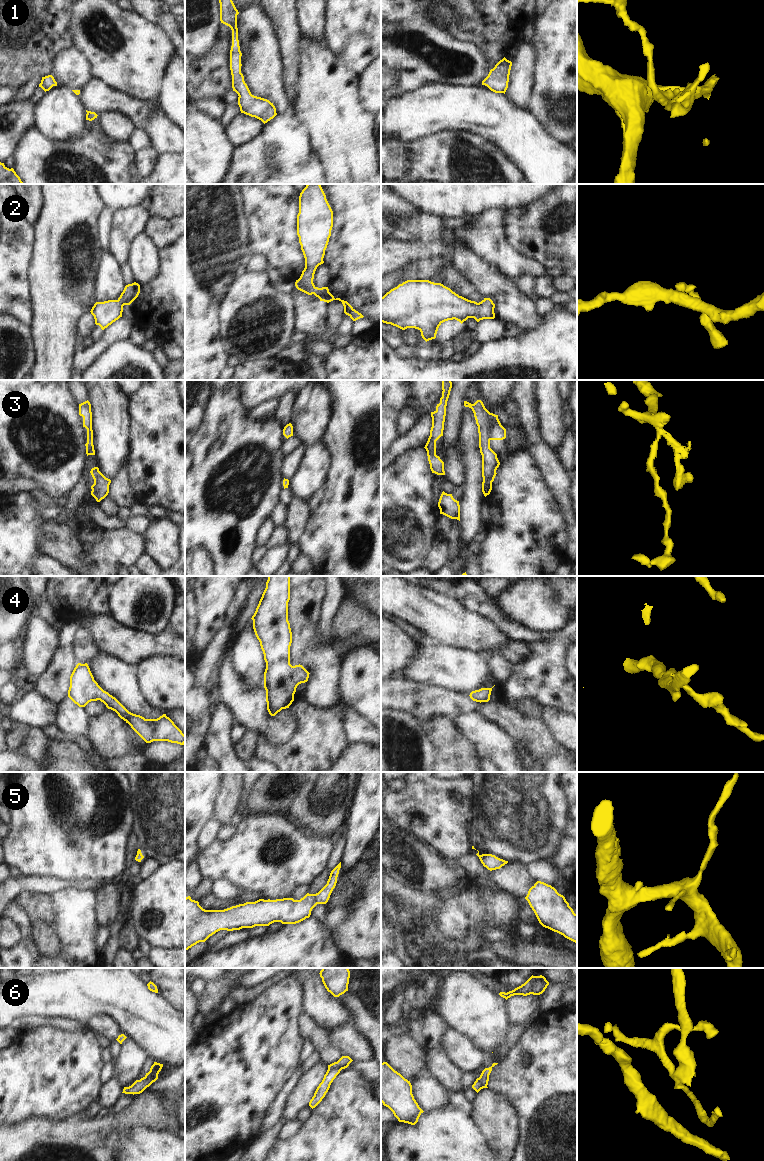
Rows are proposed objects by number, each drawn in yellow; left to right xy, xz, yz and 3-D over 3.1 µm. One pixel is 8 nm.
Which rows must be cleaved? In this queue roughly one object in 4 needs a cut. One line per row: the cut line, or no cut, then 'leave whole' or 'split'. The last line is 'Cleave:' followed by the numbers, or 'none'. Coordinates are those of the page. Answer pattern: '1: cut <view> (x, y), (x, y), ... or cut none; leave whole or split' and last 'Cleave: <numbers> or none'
1: cut none; leave whole
2: cut none; leave whole
3: cut none; leave whole
4: cut none; leave whole
5: cut none; leave whole
6: cut none; leave whole
Cleave: none

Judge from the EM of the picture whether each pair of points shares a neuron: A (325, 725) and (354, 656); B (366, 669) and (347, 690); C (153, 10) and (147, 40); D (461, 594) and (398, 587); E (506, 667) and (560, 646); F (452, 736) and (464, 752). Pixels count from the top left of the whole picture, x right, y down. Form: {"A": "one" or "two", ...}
{"A": "two", "B": "one", "C": "two", "D": "two", "E": "two", "F": "one"}

